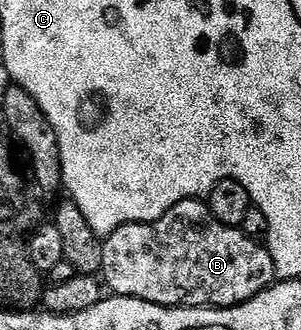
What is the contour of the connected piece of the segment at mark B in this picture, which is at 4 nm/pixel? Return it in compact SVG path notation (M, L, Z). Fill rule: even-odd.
M186 198L180 204L168 208L168 212L164 212L164 216L160 216L160 220L155 222L129 222L120 228L116 228L112 233L105 235L102 251L104 252L104 260L102 261L100 278L104 283L105 289L111 295L119 298L135 298L136 300L144 300L148 304L156 304L157 306L209 306L211 308L238 306L241 302L252 300L261 290L268 289L276 281L272 256L265 245L259 239L247 236L237 226L220 224L220 220L216 220L216 216L212 216L209 205L205 201L196 198Z

